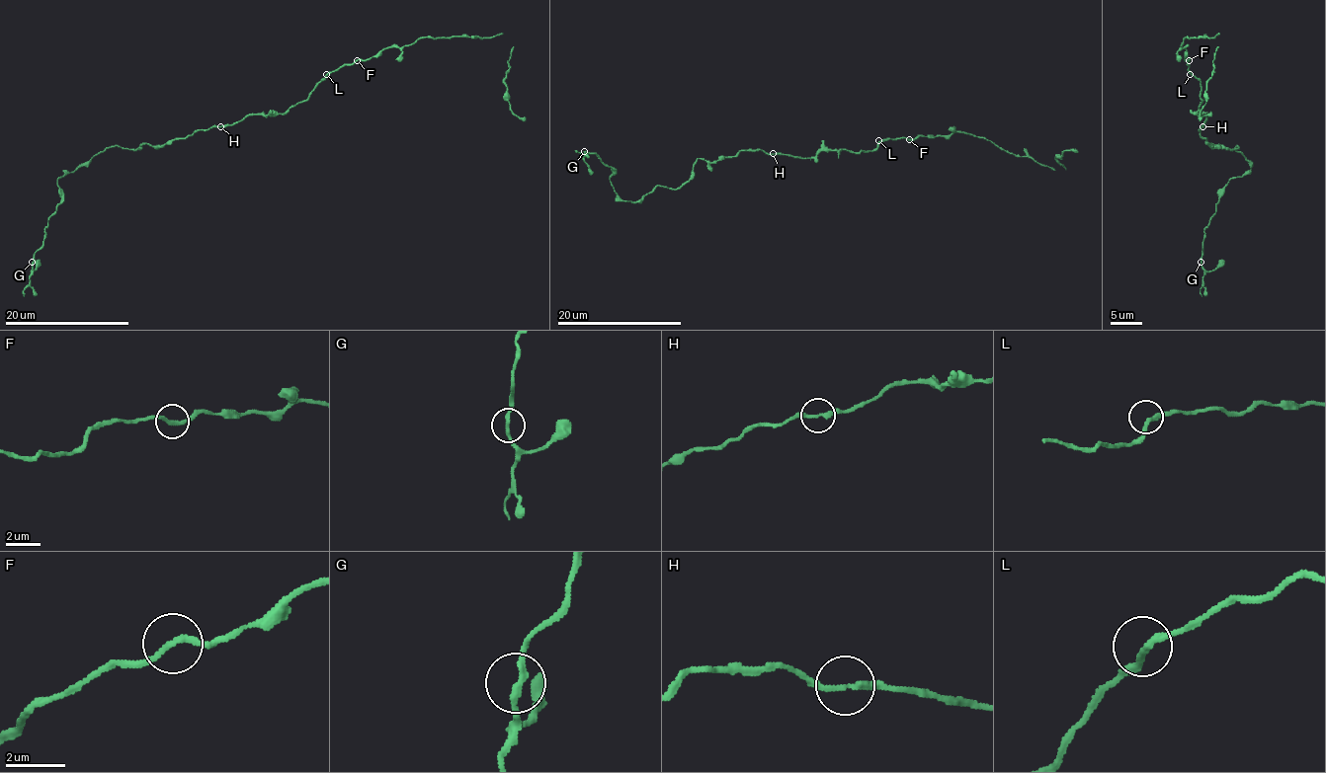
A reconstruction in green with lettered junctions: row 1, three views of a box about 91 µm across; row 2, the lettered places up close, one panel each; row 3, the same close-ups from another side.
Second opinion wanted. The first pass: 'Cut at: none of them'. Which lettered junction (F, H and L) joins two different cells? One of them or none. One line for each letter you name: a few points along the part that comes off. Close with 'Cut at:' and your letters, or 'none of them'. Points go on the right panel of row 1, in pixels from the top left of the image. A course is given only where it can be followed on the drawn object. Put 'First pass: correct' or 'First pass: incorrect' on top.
First pass: correct
Cut at: none of them

